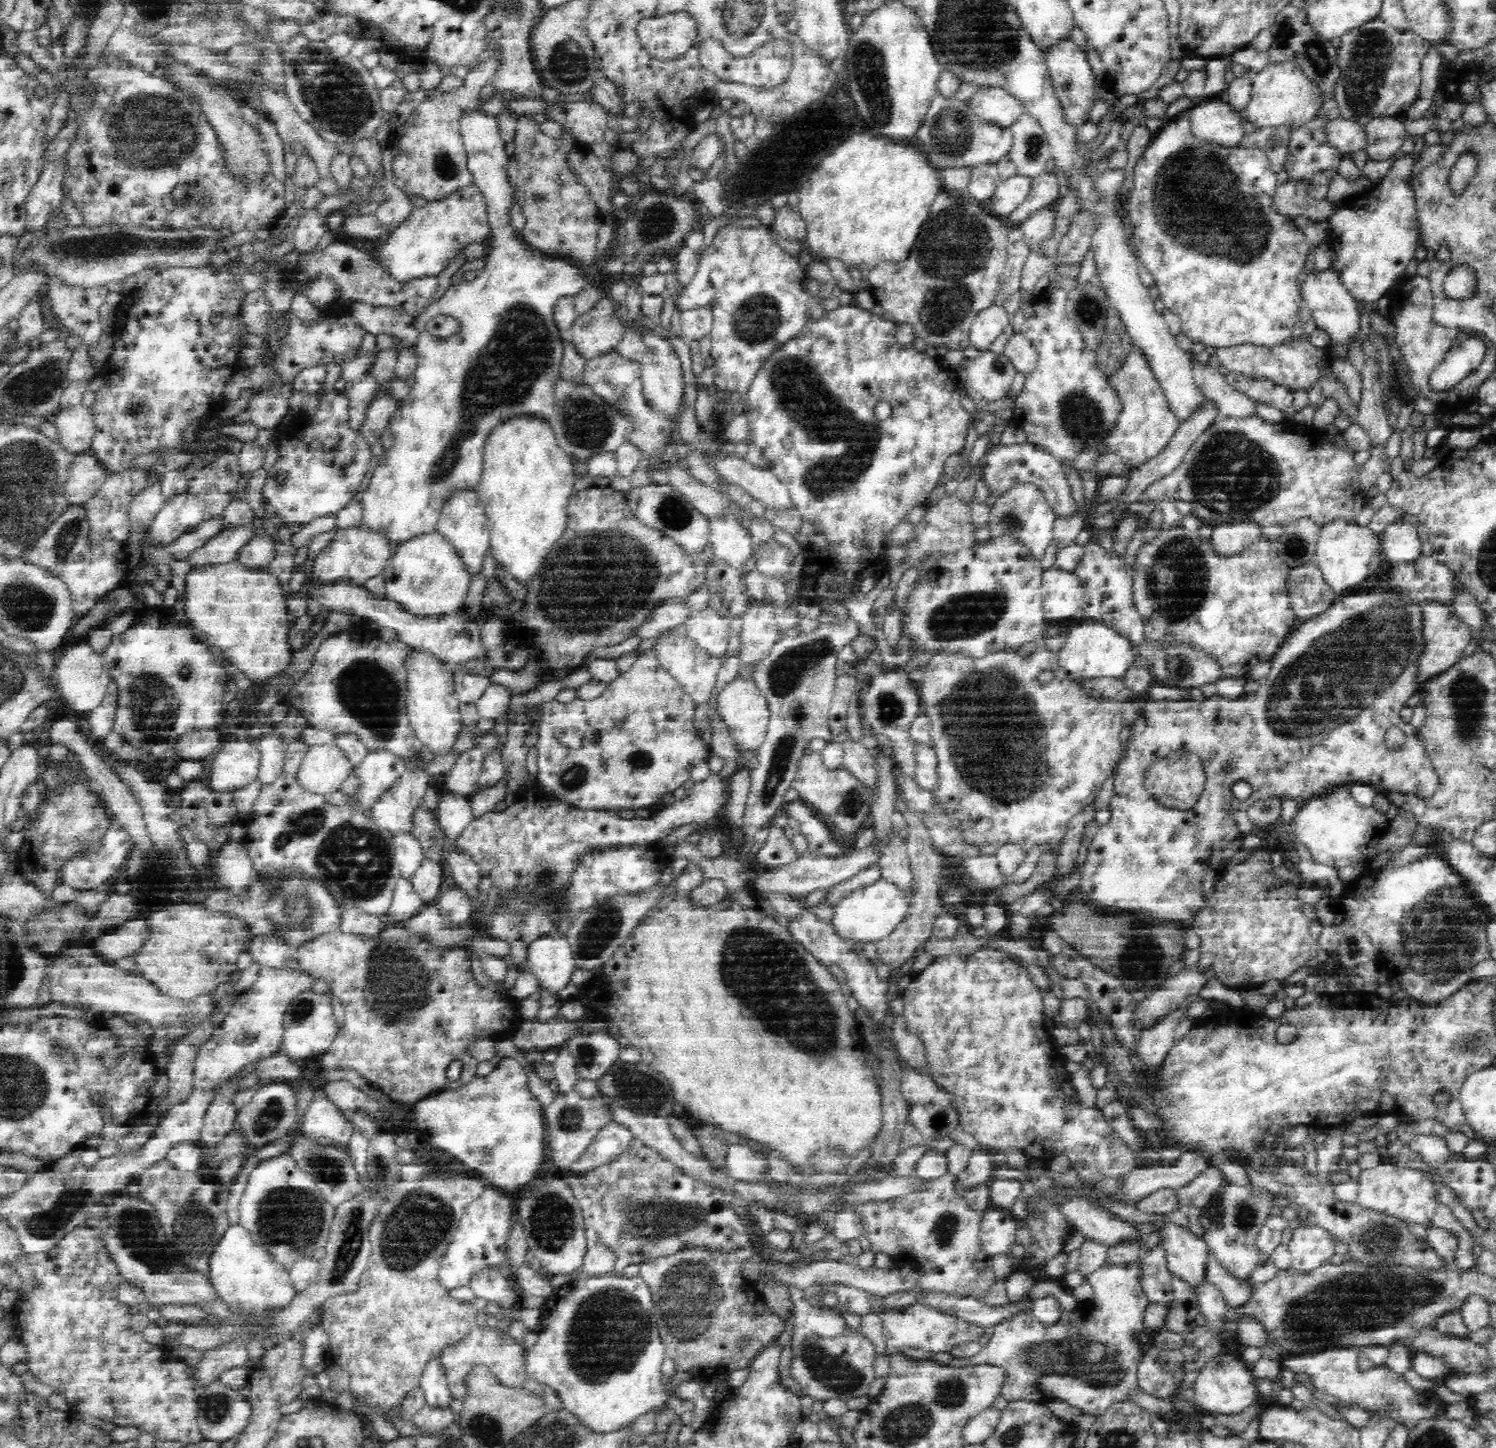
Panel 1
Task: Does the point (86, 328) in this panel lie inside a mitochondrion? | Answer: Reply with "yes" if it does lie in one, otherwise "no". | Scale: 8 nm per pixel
no

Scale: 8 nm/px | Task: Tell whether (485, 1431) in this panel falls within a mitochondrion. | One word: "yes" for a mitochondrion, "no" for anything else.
yes

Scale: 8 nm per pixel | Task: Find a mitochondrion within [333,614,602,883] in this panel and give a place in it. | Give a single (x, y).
(369, 692)

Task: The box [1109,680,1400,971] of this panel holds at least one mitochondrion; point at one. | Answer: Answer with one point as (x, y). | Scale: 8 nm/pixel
(1354, 949)

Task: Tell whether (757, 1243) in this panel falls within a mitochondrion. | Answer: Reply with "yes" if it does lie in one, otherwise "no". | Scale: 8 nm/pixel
no

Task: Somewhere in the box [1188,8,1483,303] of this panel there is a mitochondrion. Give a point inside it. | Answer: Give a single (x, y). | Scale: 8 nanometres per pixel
(1370, 52)

